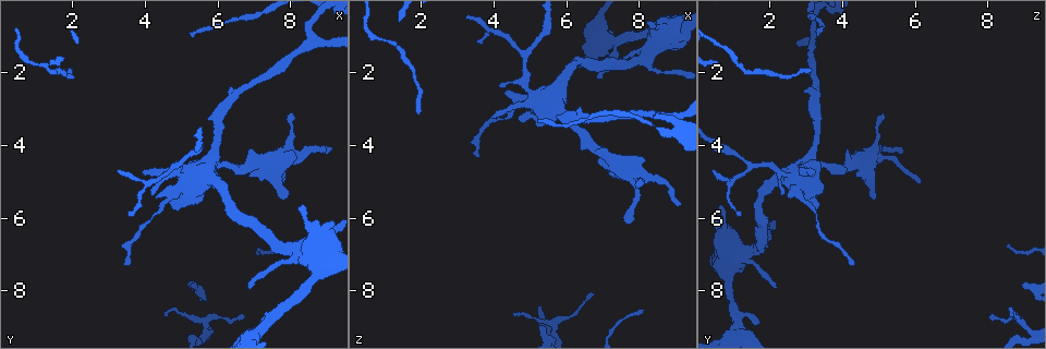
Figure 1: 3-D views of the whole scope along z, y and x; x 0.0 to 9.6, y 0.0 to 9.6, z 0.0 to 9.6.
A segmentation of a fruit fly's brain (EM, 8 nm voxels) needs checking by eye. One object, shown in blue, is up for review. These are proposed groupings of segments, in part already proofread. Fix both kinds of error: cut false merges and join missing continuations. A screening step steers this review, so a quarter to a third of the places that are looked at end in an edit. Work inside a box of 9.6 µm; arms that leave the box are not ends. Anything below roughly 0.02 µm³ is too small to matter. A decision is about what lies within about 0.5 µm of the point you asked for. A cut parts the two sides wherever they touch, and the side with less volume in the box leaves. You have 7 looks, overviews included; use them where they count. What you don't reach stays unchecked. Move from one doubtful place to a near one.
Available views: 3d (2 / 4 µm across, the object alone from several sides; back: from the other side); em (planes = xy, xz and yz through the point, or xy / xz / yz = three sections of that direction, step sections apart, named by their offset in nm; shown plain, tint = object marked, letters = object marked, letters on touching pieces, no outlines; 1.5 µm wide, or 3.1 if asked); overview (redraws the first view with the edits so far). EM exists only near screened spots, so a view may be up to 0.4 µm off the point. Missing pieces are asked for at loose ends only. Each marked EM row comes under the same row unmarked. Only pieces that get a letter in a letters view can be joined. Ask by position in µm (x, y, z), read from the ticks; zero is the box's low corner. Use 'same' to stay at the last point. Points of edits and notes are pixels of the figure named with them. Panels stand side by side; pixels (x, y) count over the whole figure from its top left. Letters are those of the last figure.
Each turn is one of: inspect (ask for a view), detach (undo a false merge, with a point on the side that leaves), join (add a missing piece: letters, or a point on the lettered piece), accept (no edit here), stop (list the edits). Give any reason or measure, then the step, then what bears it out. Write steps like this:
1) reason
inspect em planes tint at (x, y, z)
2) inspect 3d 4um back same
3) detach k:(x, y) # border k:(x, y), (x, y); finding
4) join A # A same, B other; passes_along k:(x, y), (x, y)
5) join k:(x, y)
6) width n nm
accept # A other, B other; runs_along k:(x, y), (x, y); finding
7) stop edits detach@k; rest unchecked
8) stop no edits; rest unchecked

thin end
inspect em yz step 4 letters at (7.75, 5.05, 6.20)

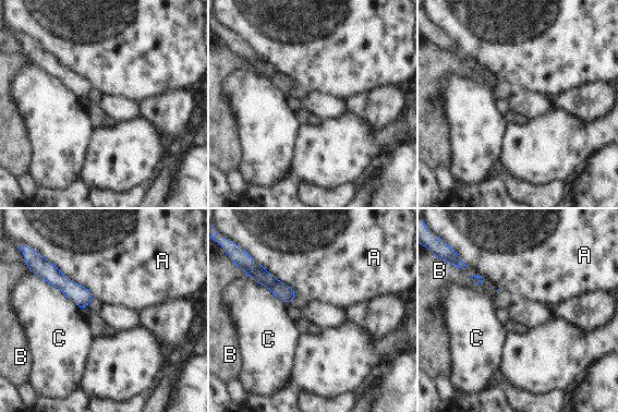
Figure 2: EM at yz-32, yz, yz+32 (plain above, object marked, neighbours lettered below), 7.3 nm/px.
accept # A other, B other, C other; border 2:(38, 275), (59, 288), (80, 310); no lettered piece goes on from it

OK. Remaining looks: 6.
branch stops here
inspect em planes letters at (8.10, 3.20, 5.10)

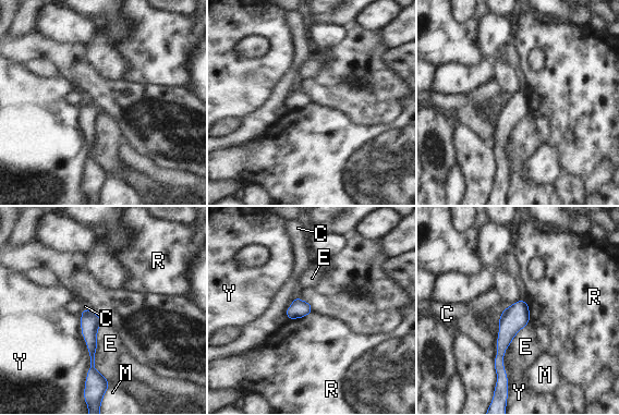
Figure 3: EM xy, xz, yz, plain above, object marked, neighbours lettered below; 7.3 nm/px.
accept # C other, E other, M other, R other, Y other; border 3:(313, 310), (303, 317), (289, 320); no lettered piece goes on from it

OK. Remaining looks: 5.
branch stops here
inspect 3d 2um at (8.35, 5.60, 0.65)

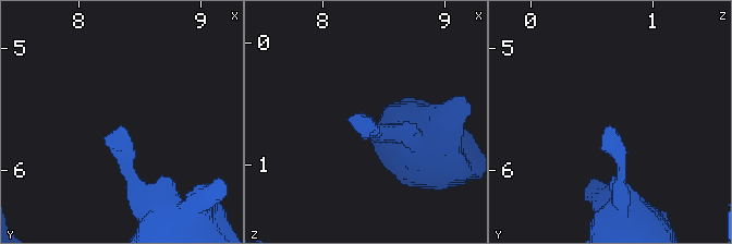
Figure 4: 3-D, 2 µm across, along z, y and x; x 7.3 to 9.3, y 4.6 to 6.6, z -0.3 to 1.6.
inspect em yz step 8 letters at (8.32, 5.62, 0.60)

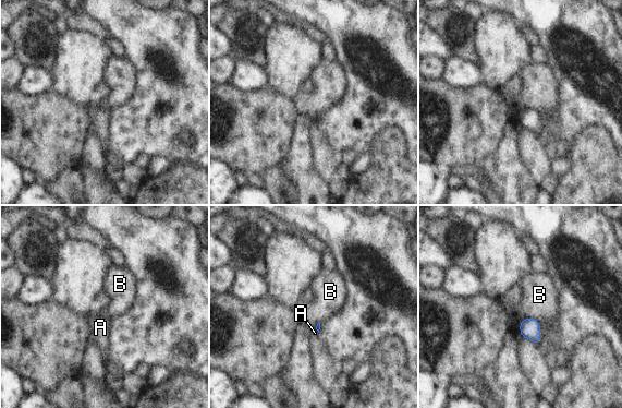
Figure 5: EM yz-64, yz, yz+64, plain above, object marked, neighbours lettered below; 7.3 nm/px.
longest_contact B 150 nm
accept # A other, B other; border 5:(539, 321), (525, 318), (520, 322); none of them fits

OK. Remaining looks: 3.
stop no edits; rest unchecked

